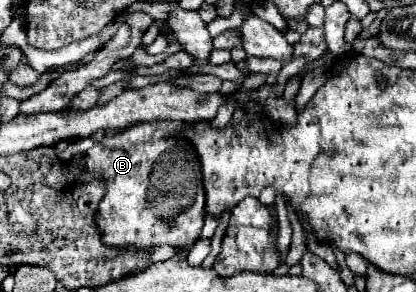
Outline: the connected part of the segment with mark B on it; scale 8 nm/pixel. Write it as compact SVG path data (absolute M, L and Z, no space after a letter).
M169 120L137 124L89 148L85 170L93 180L103 180L107 188L95 216L105 246L141 250L169 244L179 250L193 246L201 238L205 190L195 150L183 138L173 136L183 126Z

